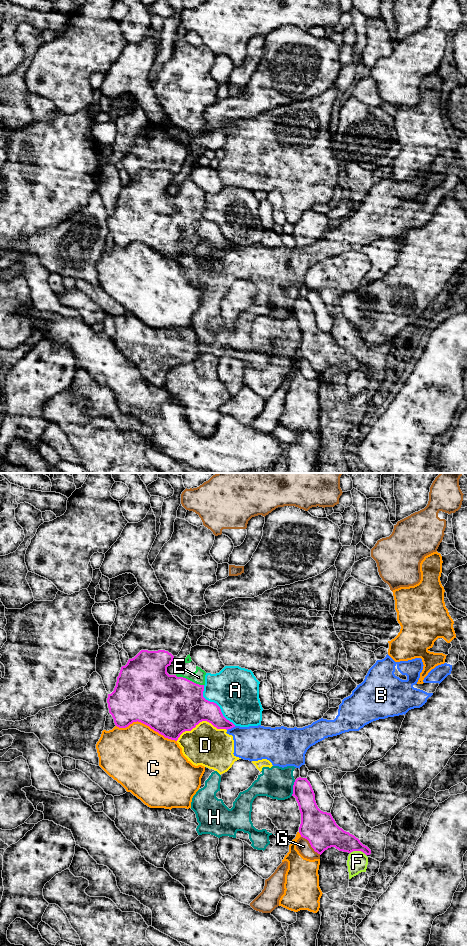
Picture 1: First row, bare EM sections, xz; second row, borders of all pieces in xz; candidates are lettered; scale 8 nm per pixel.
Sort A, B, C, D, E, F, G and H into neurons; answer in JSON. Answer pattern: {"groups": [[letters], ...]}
{"groups": [["A"], ["B", "D", "H"], ["C"], ["E"], ["F"], ["G"]]}

